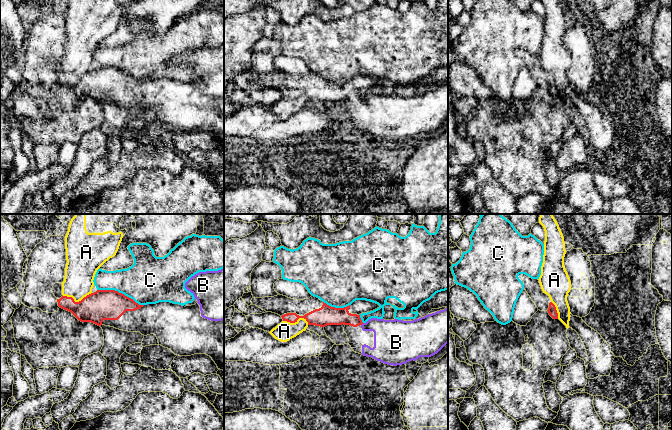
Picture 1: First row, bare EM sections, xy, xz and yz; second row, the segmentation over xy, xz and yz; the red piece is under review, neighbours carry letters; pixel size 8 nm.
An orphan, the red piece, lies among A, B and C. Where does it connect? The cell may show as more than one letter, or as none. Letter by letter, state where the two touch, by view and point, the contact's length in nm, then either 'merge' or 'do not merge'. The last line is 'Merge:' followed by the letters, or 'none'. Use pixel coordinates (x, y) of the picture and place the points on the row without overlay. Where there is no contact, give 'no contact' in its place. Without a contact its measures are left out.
A: xy (77, 78) | 240 nm | do not merge
B: no contact | do not merge
C: xy (120, 69) | 400 nm | do not merge
Merge: none

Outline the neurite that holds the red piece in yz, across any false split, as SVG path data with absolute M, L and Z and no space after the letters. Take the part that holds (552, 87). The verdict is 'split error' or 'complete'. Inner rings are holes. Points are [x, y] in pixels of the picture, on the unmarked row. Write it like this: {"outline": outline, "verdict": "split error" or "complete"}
{"outline": "M525 51L522 58L524 60L524 65L535 79L538 86L547 87L553 95L558 95L556 83L551 78L549 72L542 67L539 56L532 55Z", "verdict": "split error"}

